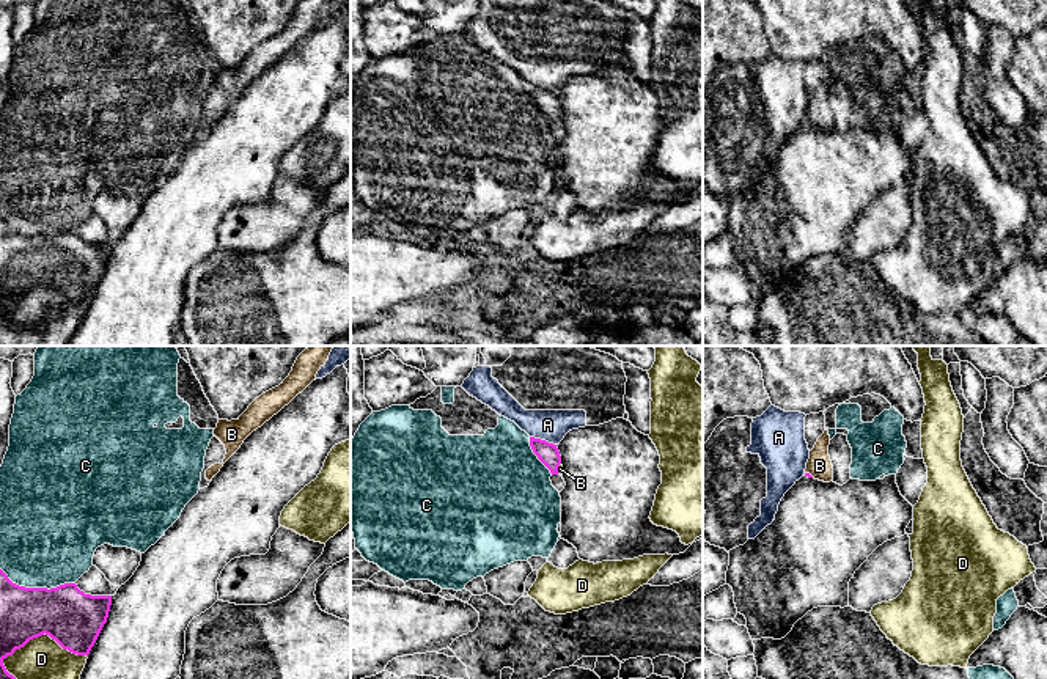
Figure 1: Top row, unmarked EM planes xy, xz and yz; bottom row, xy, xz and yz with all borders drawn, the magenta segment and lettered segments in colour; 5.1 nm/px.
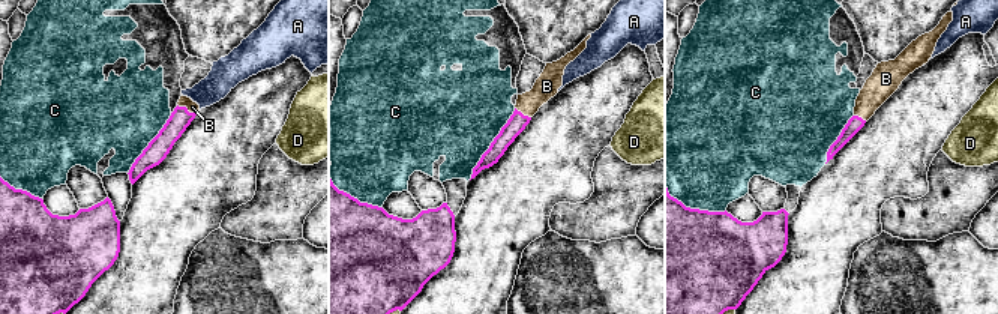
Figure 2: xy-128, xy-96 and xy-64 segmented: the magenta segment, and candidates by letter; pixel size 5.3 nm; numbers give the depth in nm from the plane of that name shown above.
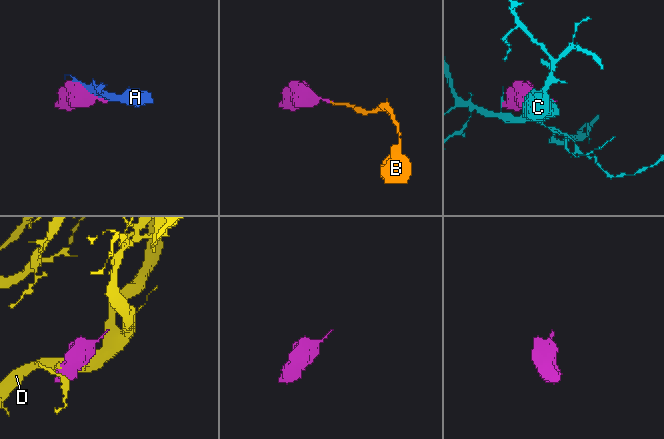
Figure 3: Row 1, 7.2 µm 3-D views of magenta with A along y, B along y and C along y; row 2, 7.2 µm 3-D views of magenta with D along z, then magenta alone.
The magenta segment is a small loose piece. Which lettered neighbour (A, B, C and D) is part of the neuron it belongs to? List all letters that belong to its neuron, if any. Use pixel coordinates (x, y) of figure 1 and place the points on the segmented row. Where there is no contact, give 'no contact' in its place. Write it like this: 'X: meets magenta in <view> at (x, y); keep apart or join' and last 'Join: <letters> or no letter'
A: meets magenta in xz at (543, 440); keep apart
B: meets magenta in xz at (557, 469); join
C: meets magenta in xy at (36, 588); keep apart
D: meets magenta in xy at (43, 634); keep apart
Join: B

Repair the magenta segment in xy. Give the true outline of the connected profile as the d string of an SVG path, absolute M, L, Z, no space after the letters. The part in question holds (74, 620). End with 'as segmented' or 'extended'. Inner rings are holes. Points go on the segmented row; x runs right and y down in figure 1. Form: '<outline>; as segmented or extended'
M0 569L0 679L16 679L6 671L3 660L44 633L63 649L88 657L107 622L110 605L112 596L85 594L75 583L64 583L50 589L19 586Z; as segmented

